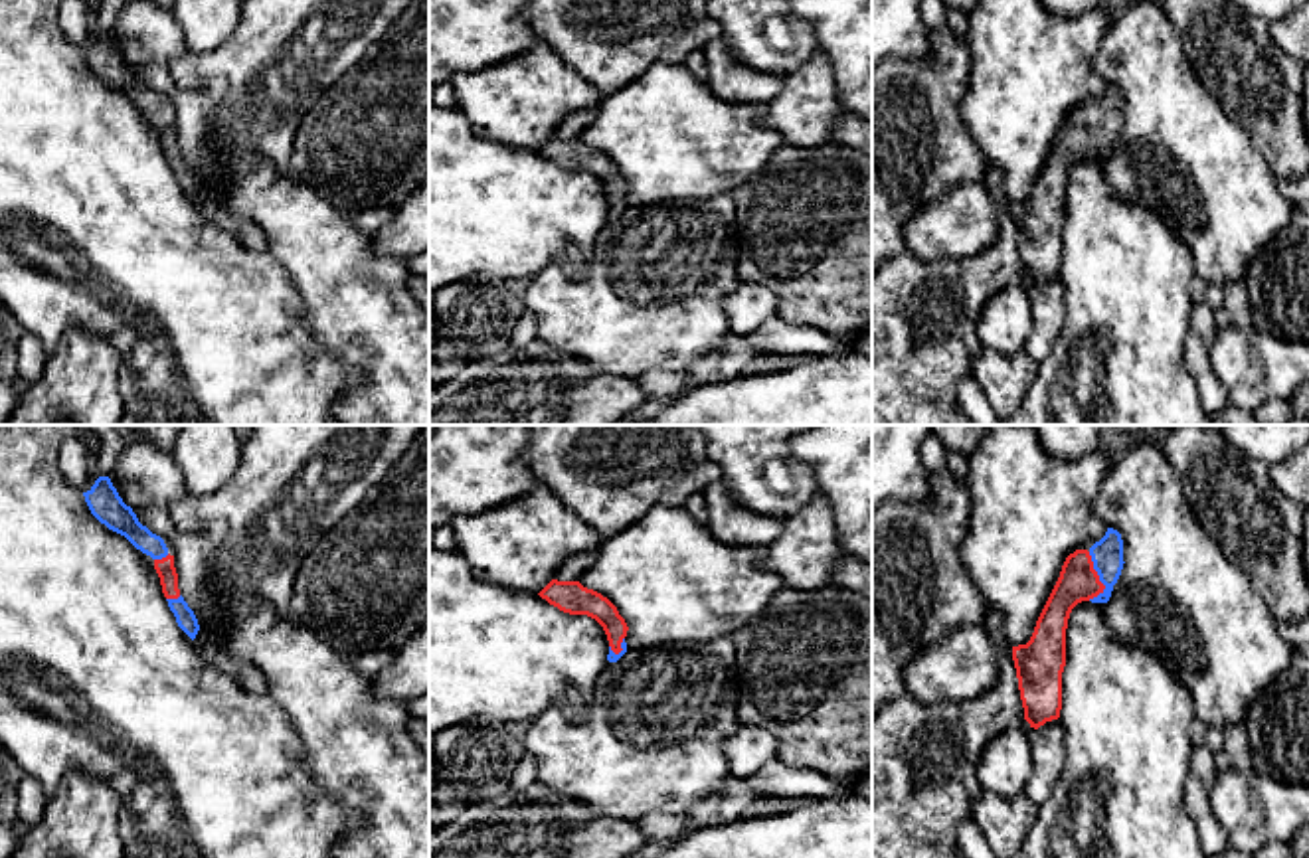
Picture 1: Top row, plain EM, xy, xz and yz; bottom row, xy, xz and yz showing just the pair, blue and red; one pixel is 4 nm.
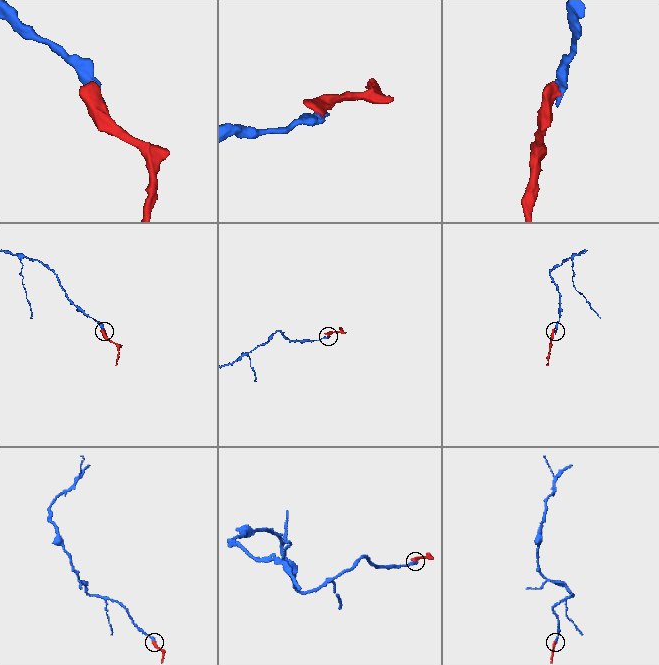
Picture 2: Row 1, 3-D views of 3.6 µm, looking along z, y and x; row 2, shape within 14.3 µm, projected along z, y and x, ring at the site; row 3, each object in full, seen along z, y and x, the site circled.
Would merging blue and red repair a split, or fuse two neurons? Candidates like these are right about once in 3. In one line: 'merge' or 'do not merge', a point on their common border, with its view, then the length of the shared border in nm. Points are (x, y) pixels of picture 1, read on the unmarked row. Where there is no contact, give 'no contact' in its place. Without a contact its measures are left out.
merge; contact yz (1098, 131); length 200 nm

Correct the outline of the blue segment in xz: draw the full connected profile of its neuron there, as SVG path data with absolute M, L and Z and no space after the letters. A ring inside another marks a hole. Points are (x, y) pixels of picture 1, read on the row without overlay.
M552 136L538 152L564 170L595 176L609 198L609 219L617 219L627 210L629 184L617 164L601 150L583 144L579 138Z

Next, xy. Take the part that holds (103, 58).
M99 34L95 42L83 49L91 71L109 87L125 93L136 107L154 117L162 150L178 184L194 198L200 182L178 146L178 130L174 113L168 111L164 97L142 83L131 63L123 59L109 34Z

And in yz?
M1107 85L1090 107L1070 111L1030 198L1012 204L1024 277L1030 285L1038 287L1060 275L1066 186L1072 166L1082 158L1107 160L1123 121L1123 97L1113 85Z

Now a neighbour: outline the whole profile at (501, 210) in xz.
M429 103L429 293L475 275L532 279L550 263L567 263L569 251L587 255L609 221L603 184L587 172L569 172L538 150L479 136L459 107Z

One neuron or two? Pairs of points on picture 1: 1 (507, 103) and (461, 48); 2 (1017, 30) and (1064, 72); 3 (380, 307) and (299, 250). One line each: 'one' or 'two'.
1: two
2: one
3: one

